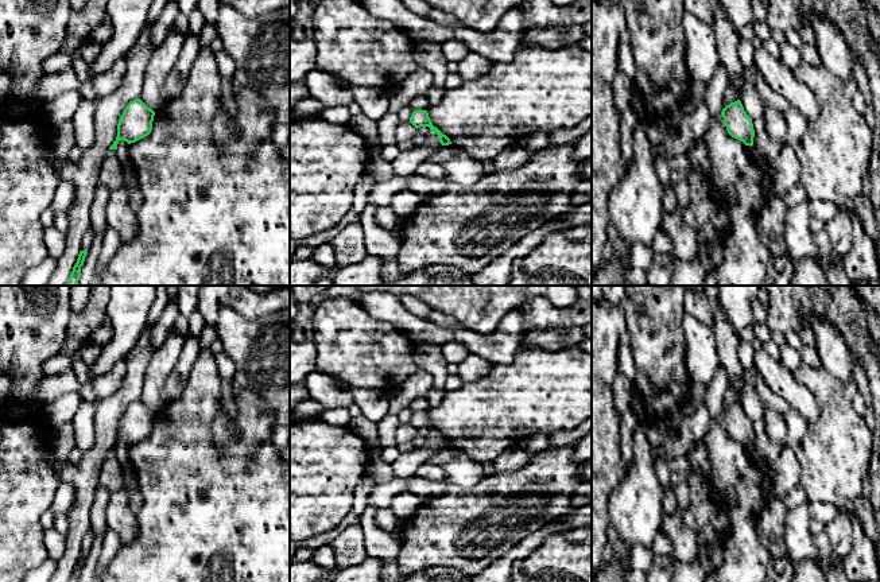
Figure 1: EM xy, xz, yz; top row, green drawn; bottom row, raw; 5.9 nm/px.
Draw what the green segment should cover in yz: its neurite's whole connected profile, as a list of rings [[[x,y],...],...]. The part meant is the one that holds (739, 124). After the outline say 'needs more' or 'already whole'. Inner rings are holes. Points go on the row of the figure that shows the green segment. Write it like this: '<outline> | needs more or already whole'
[[[740,100],[730,102],[721,112],[728,133],[743,141],[745,146],[753,146],[755,129],[752,119],[744,110]]] | already whole

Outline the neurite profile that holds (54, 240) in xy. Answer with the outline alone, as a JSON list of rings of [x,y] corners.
[[[54,226],[44,228],[43,241],[47,249],[47,256],[58,260],[66,248],[66,234]]]

